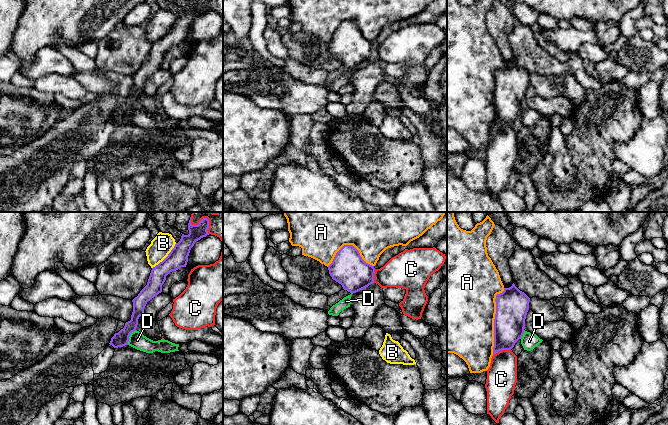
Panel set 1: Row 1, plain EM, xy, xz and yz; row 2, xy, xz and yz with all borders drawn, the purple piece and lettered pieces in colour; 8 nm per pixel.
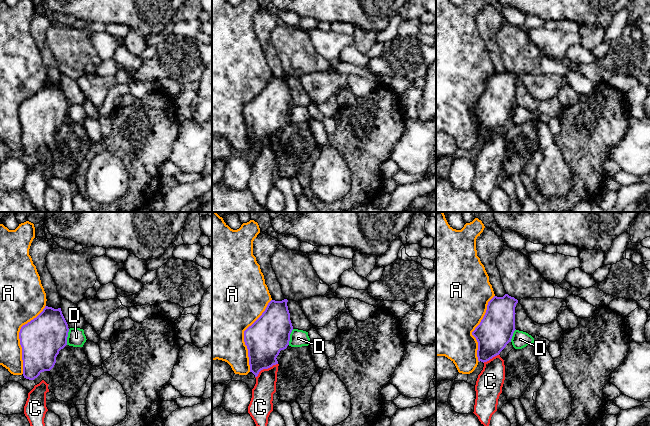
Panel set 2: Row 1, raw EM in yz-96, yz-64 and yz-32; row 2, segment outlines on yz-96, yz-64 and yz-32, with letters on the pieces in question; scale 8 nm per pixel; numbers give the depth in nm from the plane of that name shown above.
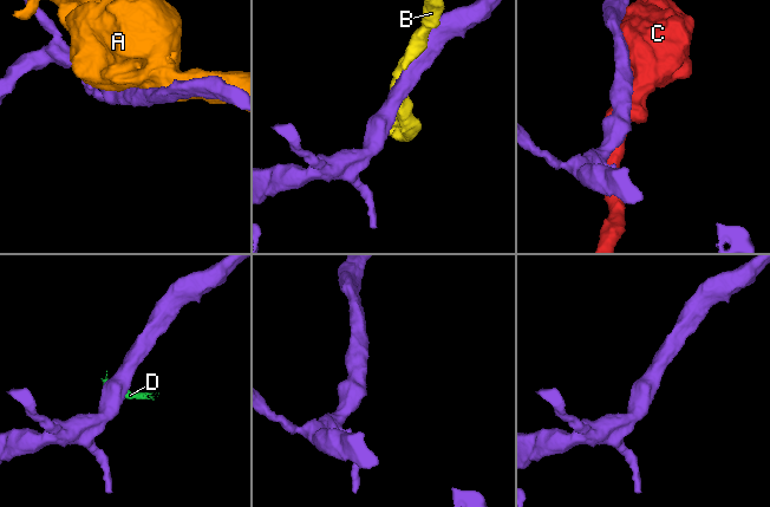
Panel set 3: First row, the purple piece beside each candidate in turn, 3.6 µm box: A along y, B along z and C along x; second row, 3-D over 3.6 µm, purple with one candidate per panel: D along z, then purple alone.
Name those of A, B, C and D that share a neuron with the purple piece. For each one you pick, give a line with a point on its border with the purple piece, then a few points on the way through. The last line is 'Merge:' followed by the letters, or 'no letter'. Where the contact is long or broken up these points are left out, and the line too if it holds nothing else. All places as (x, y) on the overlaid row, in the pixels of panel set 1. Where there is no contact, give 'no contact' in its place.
Merge: no letter

